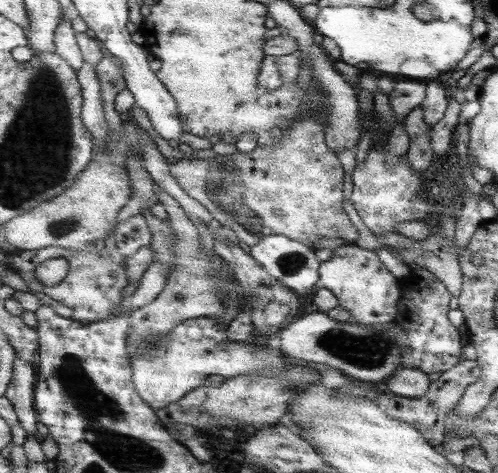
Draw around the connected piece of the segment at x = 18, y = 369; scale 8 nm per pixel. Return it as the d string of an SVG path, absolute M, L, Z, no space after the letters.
M16 355L12 380L3 394L13 404L20 426L30 436L36 436L36 428L40 425L34 406L36 379L36 370L31 361L24 362Z

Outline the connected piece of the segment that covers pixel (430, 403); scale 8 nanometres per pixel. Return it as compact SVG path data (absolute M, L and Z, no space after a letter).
M463 359L452 368L441 372L436 381L432 381L428 390L418 398L404 398L394 396L388 400L388 404L382 404L382 412L385 412L390 418L395 418L400 422L412 425L426 437L426 441L434 447L444 444L444 430L448 412L455 408L462 398L464 391L469 384L476 382L481 375L481 368L475 360Z

